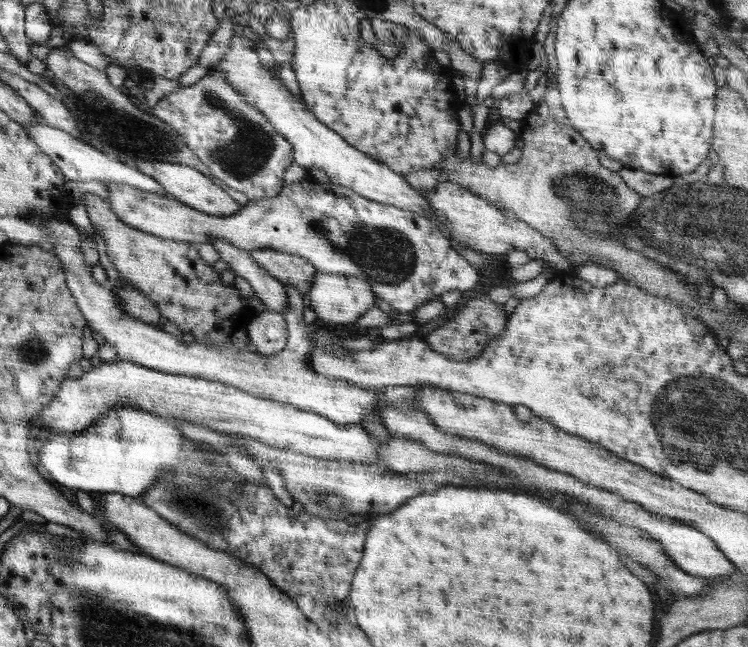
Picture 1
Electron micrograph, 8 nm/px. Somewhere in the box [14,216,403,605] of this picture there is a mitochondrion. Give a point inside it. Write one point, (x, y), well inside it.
(185, 501)

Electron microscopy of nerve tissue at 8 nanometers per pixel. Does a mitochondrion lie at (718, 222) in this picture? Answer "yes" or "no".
yes

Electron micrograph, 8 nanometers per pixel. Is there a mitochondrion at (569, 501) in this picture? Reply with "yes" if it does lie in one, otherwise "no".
no

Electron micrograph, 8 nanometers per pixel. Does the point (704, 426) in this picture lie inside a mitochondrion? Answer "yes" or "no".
yes

